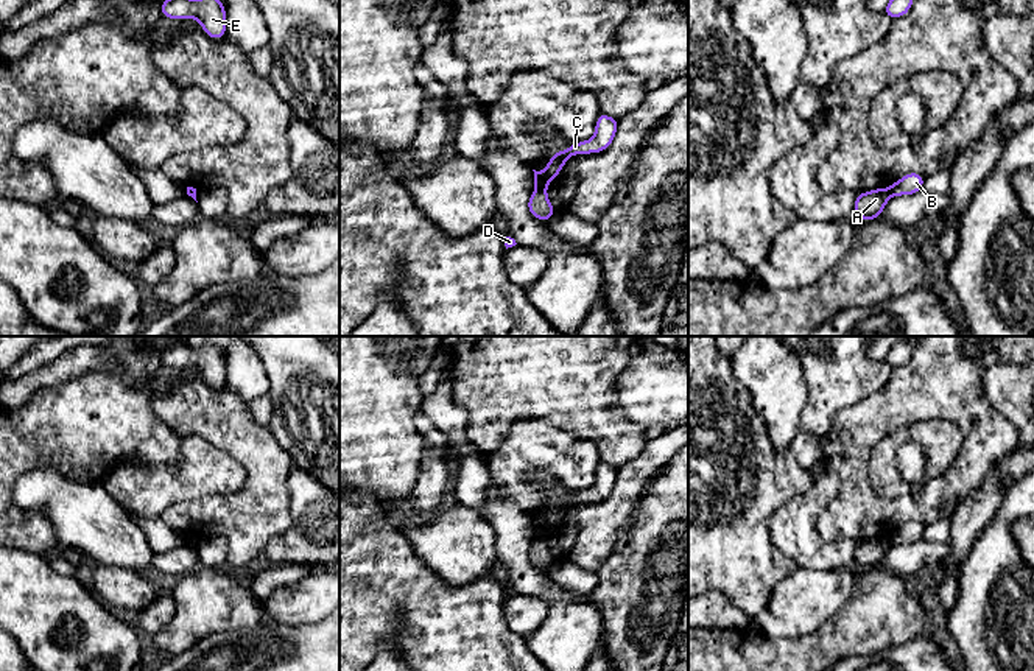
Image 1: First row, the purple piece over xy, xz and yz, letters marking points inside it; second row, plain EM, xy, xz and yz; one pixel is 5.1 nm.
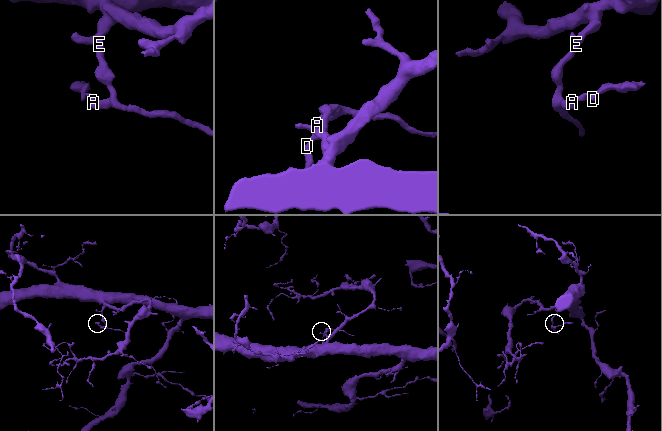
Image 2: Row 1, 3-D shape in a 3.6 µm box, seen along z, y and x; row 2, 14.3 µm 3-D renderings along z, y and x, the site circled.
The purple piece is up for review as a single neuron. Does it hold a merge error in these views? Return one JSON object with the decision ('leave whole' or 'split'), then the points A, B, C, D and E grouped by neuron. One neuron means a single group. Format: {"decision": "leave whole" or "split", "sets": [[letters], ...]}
{"decision": "split", "sets": [["A", "C", "E"], ["B", "D"]]}

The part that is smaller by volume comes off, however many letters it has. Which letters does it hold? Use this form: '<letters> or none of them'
B, D

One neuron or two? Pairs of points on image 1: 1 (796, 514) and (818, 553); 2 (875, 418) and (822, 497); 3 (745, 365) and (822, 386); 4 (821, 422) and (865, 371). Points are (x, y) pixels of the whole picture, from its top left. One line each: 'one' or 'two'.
1: one
2: two
3: two
4: one

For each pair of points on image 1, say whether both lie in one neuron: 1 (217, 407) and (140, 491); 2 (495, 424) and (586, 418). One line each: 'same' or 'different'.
1: different
2: same

